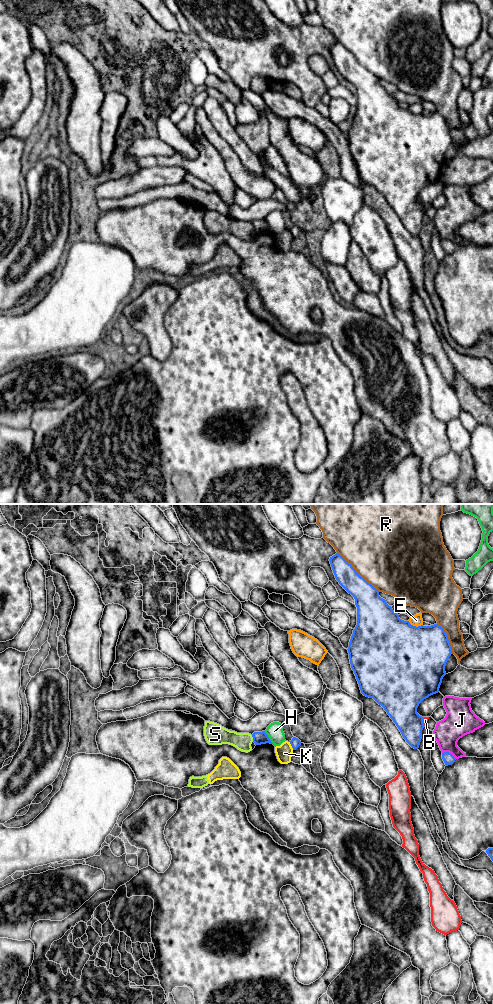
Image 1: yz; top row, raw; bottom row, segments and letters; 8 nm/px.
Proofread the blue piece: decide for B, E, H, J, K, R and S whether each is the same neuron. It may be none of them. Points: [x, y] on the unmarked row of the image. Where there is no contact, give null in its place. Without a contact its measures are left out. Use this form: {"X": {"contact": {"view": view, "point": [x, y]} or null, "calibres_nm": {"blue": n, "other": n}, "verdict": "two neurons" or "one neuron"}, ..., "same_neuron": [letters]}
{"B": {"contact": {"view": "yz", "point": [422, 209]}, "calibres_nm": {"blue": 300, "other": 40}, "verdict": "two neurons"}, "E": {"contact": {"view": "yz", "point": [415, 114]}, "calibres_nm": {"blue": 500, "other": 90}, "verdict": "two neurons"}, "H": {"contact": {"view": "yz", "point": [268, 226]}, "calibres_nm": {"blue": 100, "other": 130}, "verdict": "two neurons"}, "J": {"contact": {"view": "yz", "point": [448, 240]}, "calibres_nm": {"blue": 90, "other": 220}, "verdict": "two neurons"}, "K": {"contact": {"view": "yz", "point": [291, 233]}, "calibres_nm": {"blue": 80, "other": 130}, "verdict": "two neurons"}, "R": {"contact": {"view": "yz", "point": [357, 61]}, "calibres_nm": {"blue": 200, "other": 480}, "verdict": "two neurons"}, "S": {"contact": {"view": "yz", "point": [253, 226]}, "calibres_nm": {"blue": 100, "other": 140}, "verdict": "two neurons"}, "same_neuron": []}

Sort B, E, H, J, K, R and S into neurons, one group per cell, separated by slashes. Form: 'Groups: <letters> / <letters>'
Groups: B / E / H / J / K S / R

